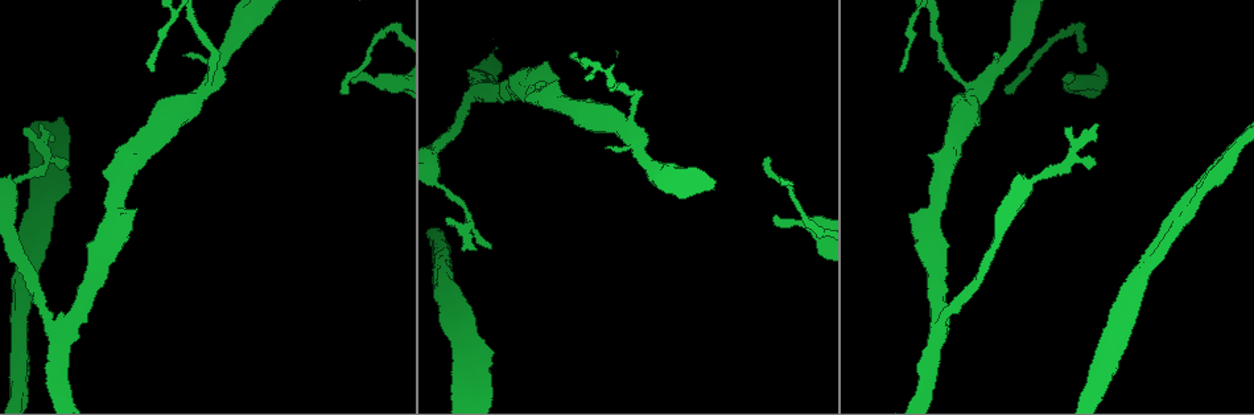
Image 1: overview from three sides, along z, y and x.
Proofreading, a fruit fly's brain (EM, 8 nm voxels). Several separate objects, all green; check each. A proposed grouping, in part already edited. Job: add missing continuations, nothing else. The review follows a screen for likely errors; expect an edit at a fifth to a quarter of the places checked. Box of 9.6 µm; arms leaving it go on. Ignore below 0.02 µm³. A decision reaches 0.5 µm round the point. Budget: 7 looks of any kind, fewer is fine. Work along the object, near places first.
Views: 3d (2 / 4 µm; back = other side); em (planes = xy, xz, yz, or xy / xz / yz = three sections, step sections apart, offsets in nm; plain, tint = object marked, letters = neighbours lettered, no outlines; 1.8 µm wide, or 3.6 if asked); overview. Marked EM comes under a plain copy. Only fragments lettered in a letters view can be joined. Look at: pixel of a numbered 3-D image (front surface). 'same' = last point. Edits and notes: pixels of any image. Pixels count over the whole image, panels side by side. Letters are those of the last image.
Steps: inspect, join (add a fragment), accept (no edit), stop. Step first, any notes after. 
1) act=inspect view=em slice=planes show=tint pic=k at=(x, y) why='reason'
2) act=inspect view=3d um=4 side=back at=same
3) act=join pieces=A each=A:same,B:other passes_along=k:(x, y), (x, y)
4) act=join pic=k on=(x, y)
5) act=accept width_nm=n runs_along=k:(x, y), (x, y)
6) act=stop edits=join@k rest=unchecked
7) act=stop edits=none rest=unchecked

act=inspect view=3d um=4 pic=1 at=(182, 54) why='free end'

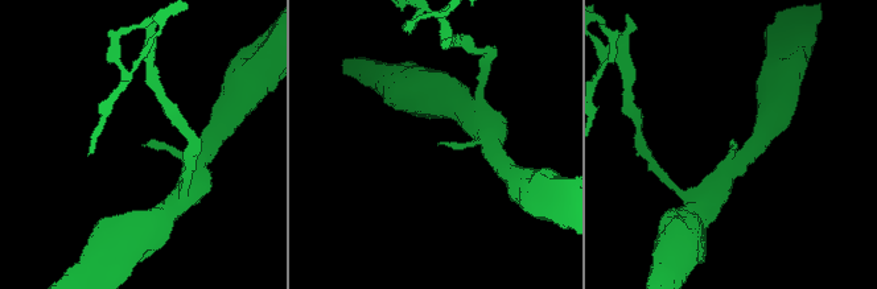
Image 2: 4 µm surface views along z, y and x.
act=inspect view=em slice=planes show=letters pic=2 at=(731, 147) why='now the EM'

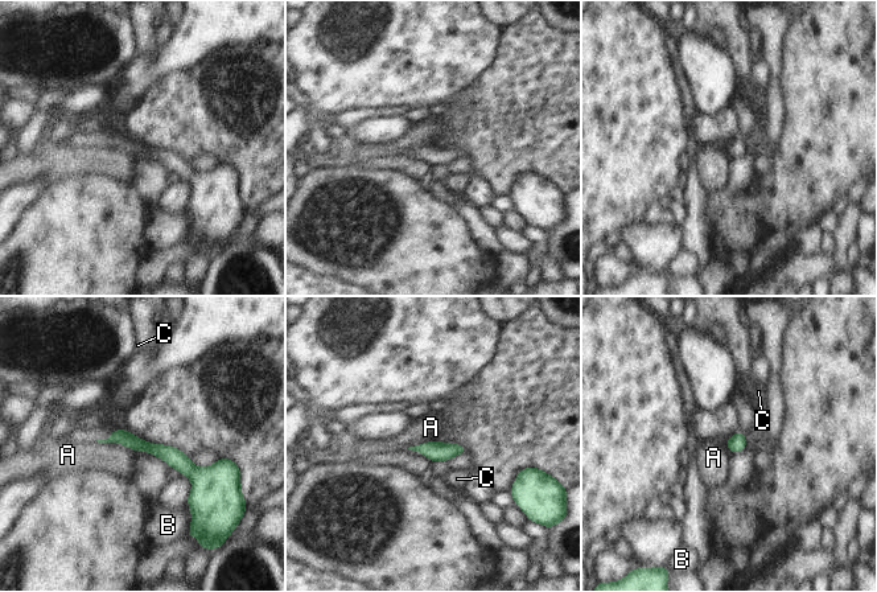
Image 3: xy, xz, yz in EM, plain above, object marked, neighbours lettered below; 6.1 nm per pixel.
act=accept longest_contact=A:280nm each=A:other,B:other,C:other found='none of them fits'

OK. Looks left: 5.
act=inspect view=em slice=planes show=tint pic=1 at=(352, 81) why='free end'

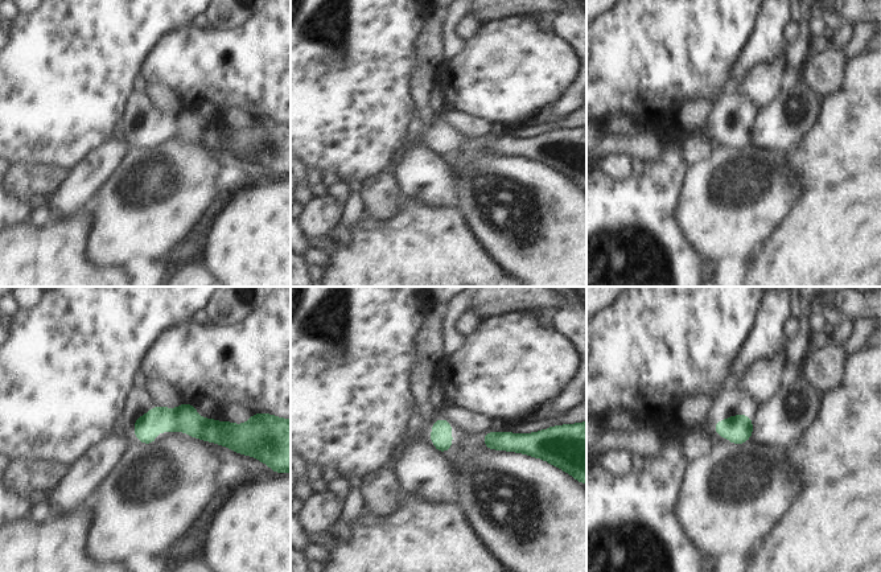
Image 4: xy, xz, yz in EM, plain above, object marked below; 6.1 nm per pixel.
act=inspect view=em slice=planes show=letters at=same

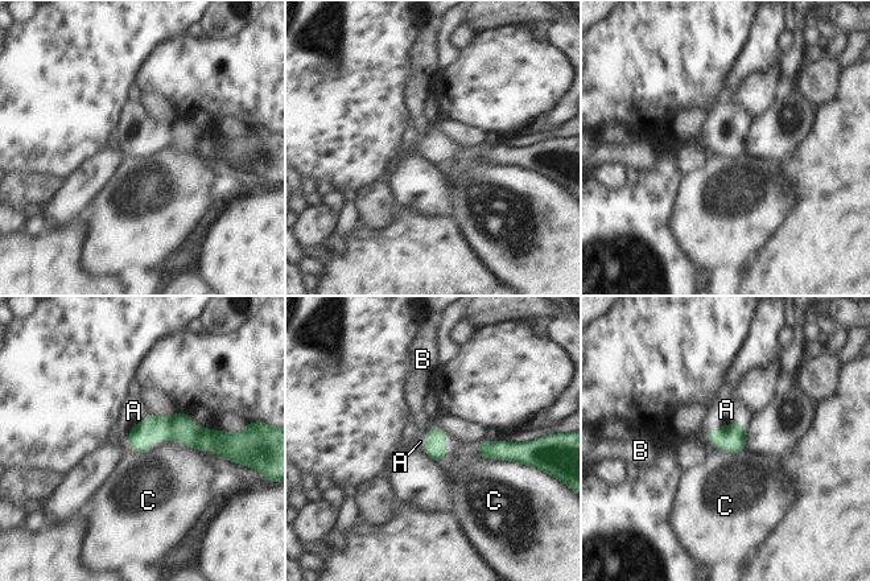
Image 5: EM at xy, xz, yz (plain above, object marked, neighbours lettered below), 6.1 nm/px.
act=join pieces=A width_nm=130 each=A:same,B:other,C:other passes_along=5:(732, 439), (726, 425), (726, 410) found='the neuron continues'

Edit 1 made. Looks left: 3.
act=inspect view=overview

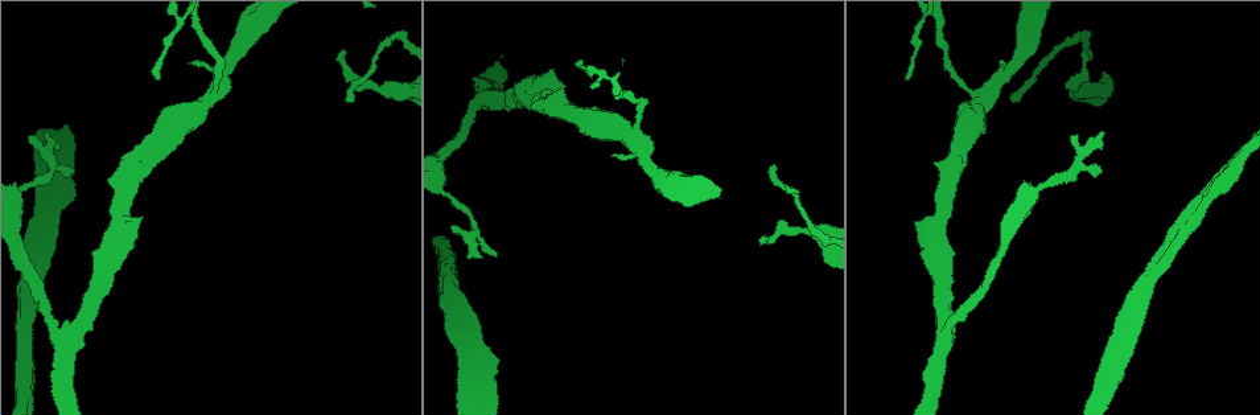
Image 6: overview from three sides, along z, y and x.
act=inspect view=3d um=4 pic=6 at=(497, 366) why='thick end'

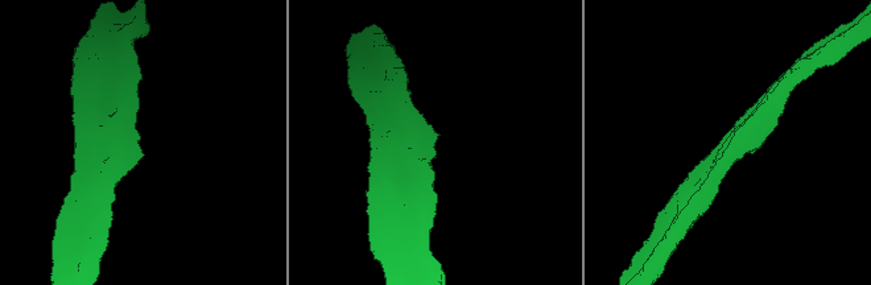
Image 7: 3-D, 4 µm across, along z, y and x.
act=inspect view=em um=3.6 slice=planes show=letters pic=7 at=(436, 140)

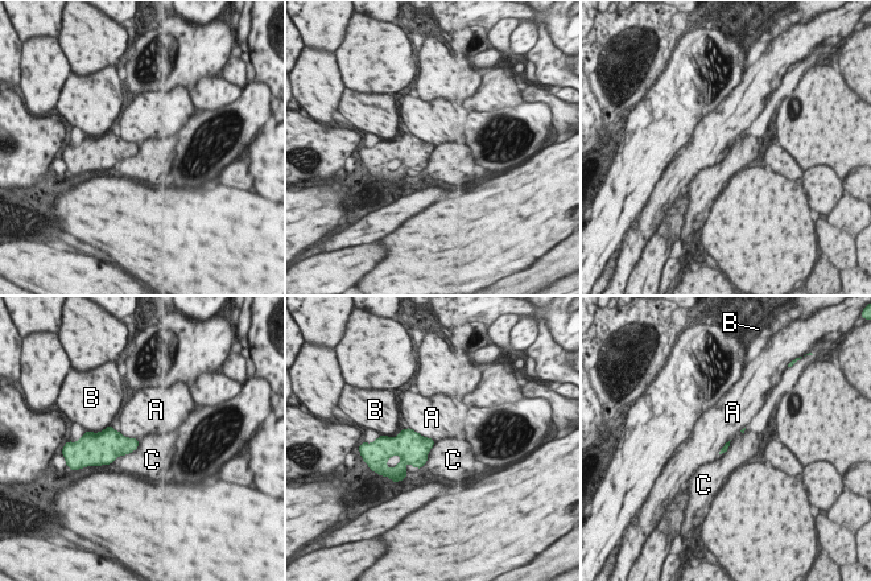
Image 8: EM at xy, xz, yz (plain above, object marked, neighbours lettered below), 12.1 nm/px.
act=accept each=A:other,B:other,C:other border=8:(436, 441), (424, 464) found='none of them fits'

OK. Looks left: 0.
act=stop edits=join@5 rest=unchecked

